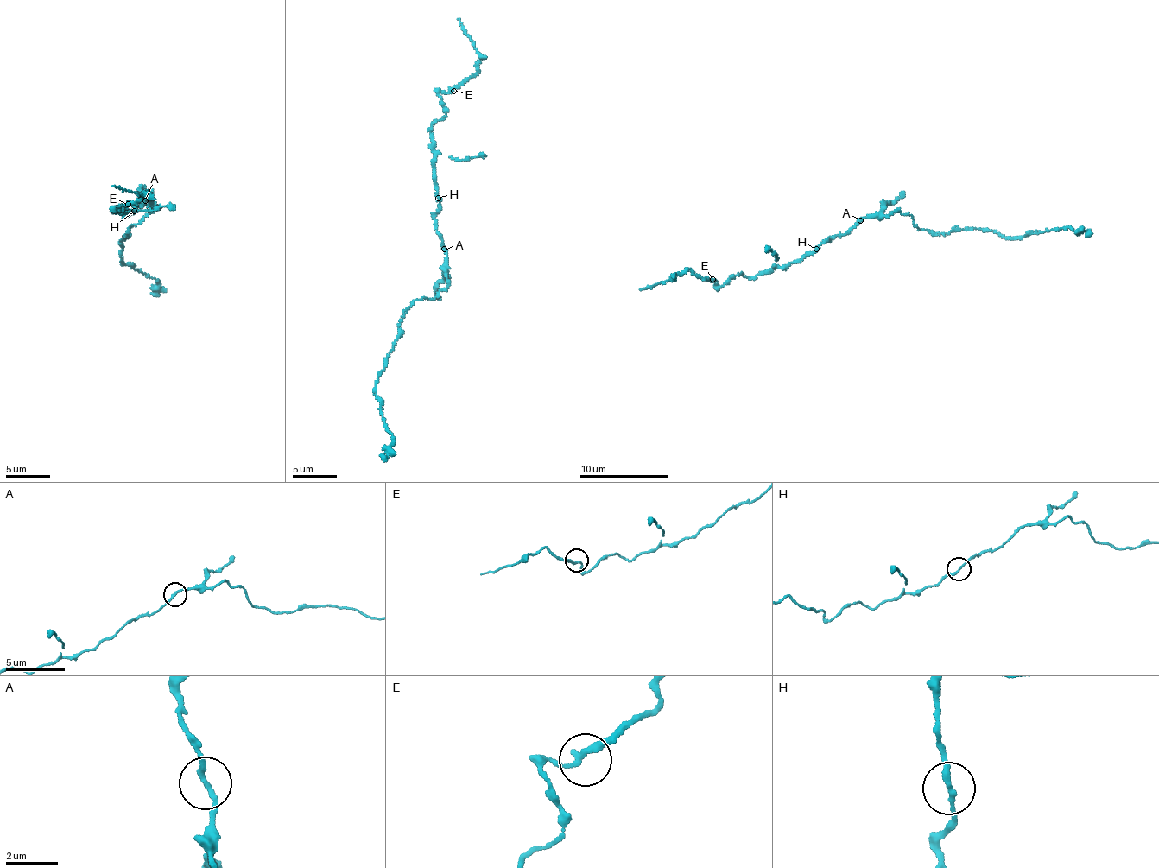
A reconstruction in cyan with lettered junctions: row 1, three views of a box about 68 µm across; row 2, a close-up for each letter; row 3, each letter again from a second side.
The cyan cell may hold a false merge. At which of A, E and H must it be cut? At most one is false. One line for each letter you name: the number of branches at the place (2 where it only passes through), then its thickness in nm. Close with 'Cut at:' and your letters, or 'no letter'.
Cut at: no letter

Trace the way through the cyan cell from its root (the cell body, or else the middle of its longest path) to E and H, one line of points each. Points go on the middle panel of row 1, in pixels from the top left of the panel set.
E: (443, 243), (434, 229), (434, 216), (440, 201), (432, 126), (443, 120), (446, 114), (439, 94), (453, 91)
H: (443, 243), (434, 229), (433, 216), (440, 204), (439, 198)

